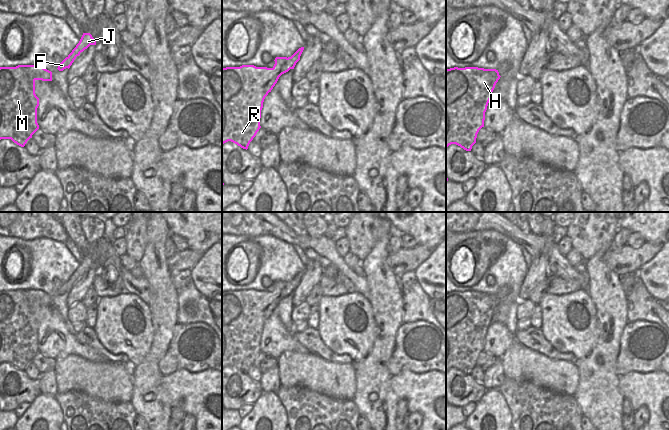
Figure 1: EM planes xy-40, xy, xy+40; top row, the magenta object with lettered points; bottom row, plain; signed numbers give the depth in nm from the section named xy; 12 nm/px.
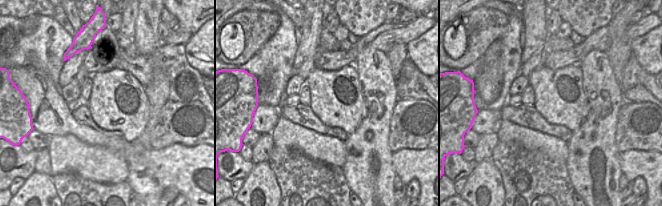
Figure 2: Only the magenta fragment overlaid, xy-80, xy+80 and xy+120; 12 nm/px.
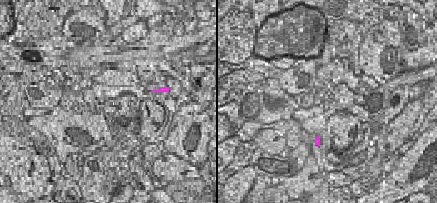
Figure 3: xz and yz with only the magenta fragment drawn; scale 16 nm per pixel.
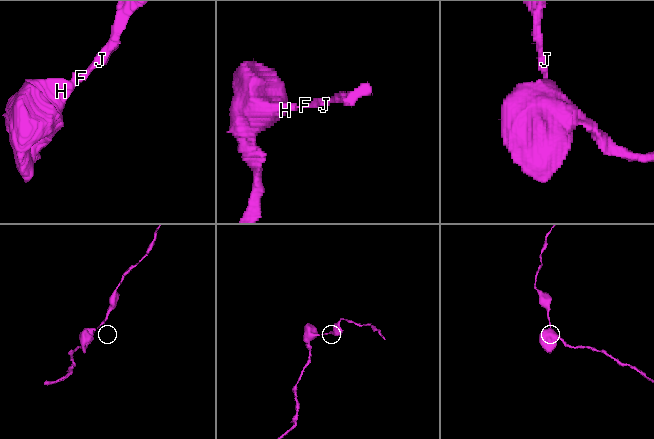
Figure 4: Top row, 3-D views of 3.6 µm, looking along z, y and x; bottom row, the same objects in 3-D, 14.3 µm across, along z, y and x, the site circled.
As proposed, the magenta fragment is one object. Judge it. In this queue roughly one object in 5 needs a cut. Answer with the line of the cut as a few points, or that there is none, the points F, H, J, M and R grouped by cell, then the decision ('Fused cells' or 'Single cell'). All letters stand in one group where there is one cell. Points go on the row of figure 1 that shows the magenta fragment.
No split. Groups: F H J M R. Single cell.

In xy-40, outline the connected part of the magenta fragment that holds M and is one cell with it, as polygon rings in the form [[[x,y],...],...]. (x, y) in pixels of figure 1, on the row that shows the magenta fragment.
[[[39,65],[0,67],[0,140],[11,139],[24,147],[39,129],[37,108],[39,98],[35,94],[35,81],[52,81],[52,72]]]

